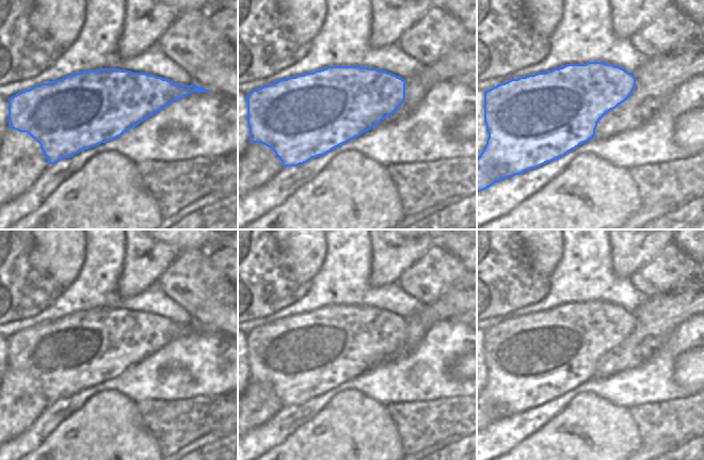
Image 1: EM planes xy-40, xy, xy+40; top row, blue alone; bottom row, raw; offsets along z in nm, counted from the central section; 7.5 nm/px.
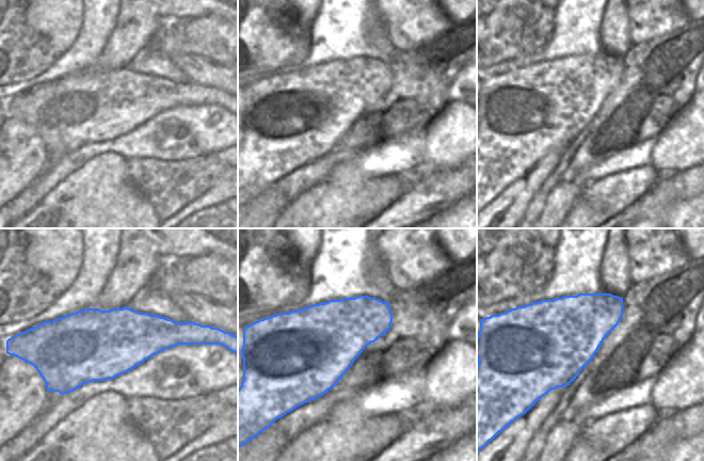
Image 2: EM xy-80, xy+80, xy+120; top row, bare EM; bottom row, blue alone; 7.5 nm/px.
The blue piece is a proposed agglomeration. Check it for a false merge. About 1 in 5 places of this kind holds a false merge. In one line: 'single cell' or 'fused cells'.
fused cells

